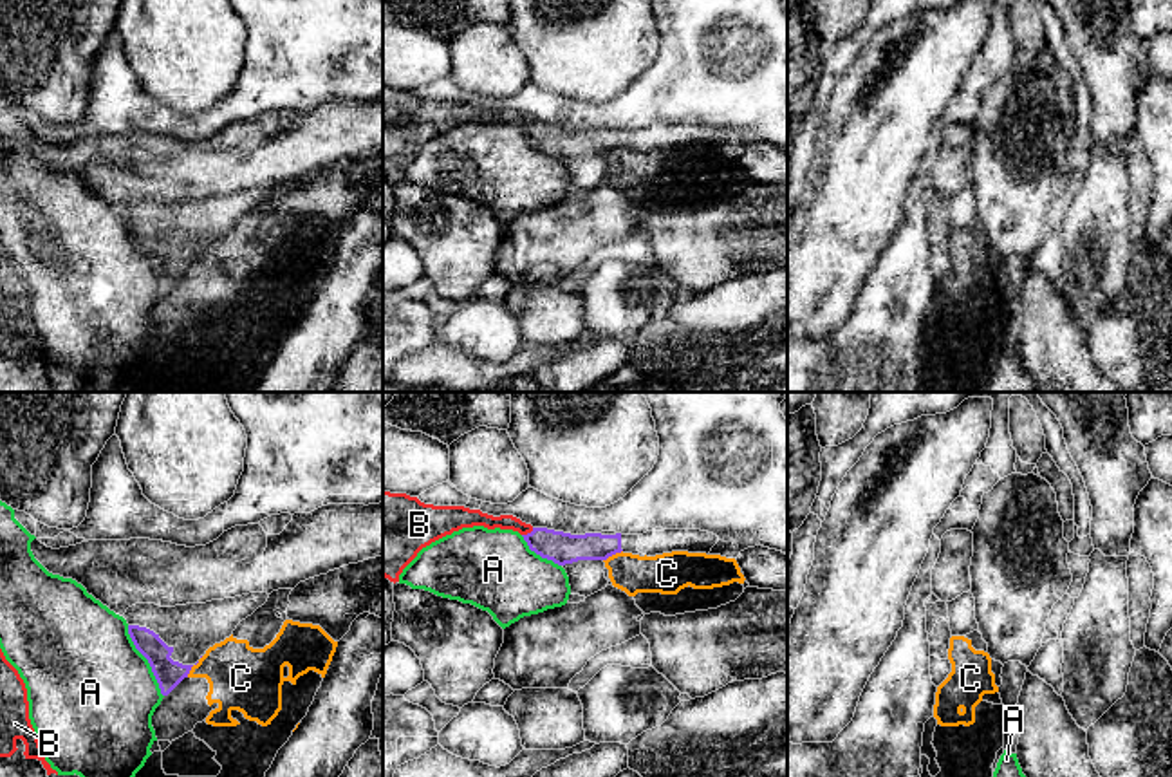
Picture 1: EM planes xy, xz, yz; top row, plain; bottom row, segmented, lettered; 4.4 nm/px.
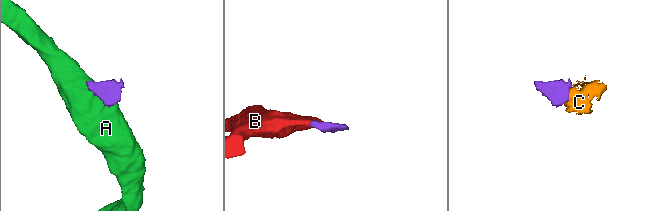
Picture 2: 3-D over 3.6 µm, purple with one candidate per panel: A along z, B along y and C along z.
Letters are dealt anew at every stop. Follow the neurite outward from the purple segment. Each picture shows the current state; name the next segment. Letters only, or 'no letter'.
B

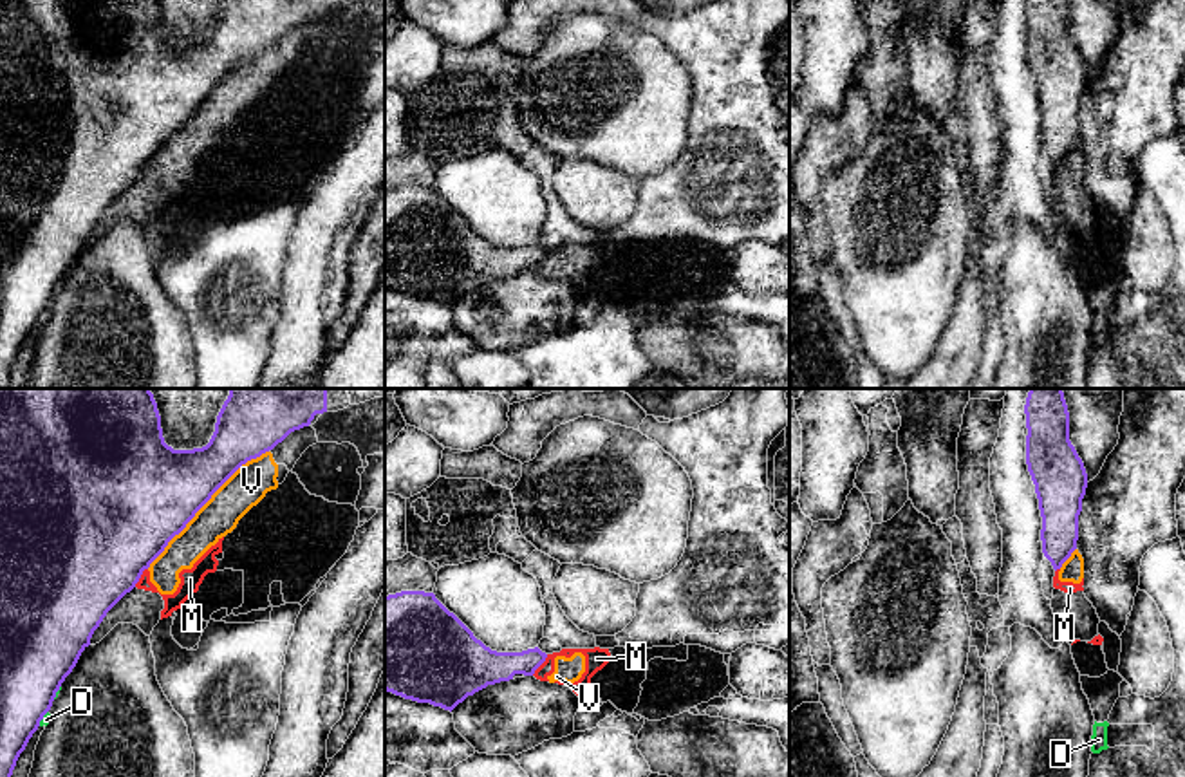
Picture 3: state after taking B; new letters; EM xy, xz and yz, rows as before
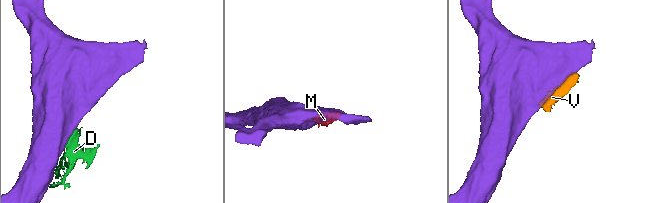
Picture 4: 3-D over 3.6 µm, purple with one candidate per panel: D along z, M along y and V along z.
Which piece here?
no letter

